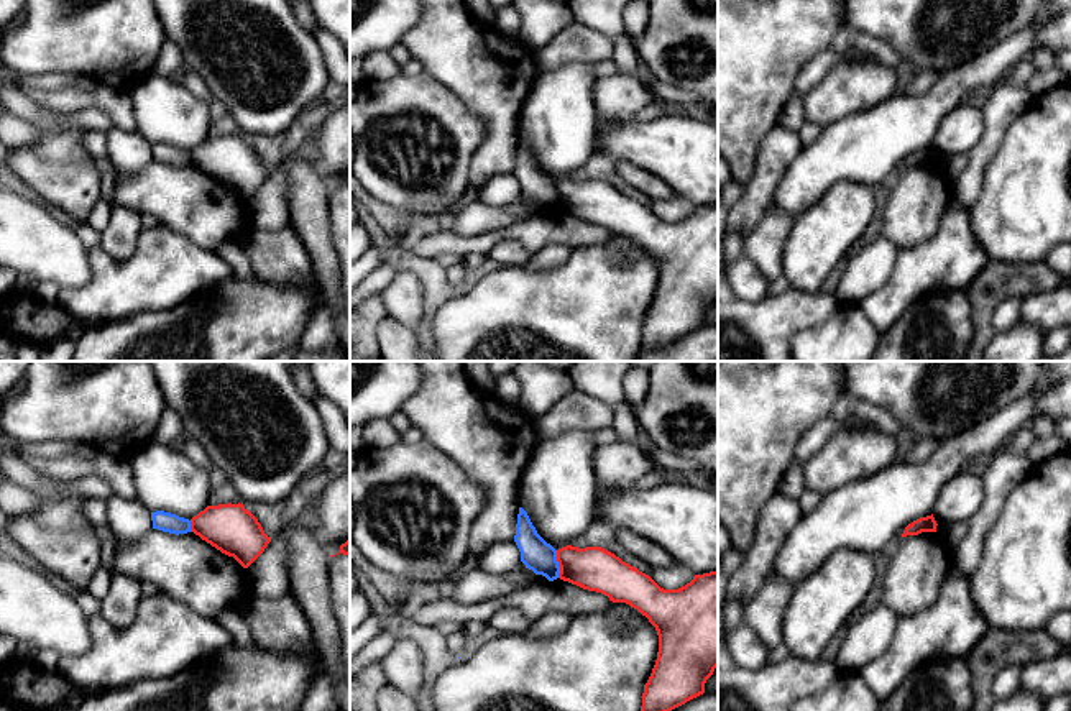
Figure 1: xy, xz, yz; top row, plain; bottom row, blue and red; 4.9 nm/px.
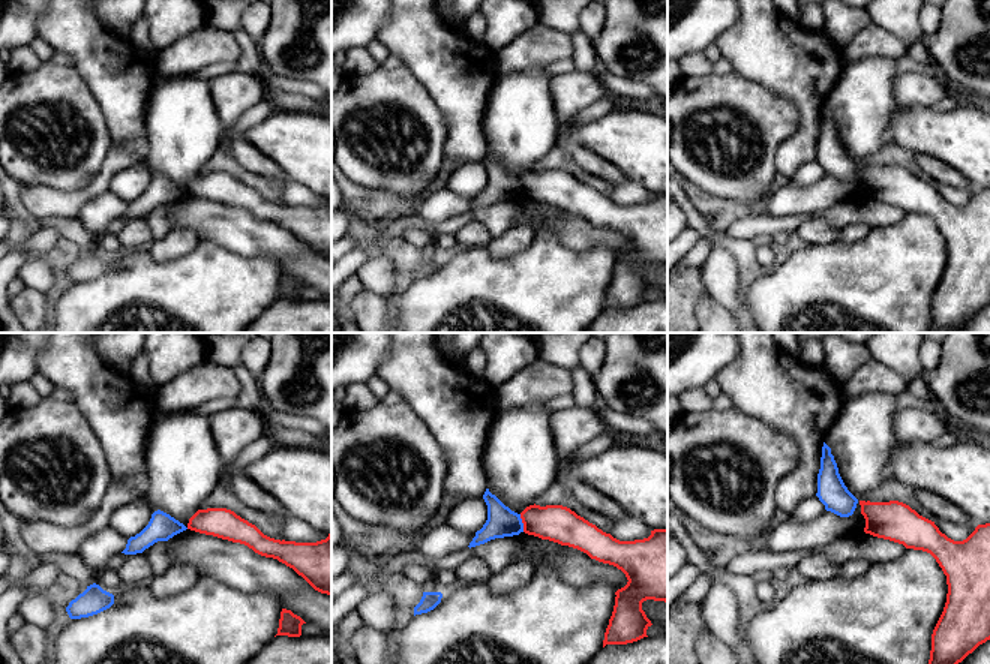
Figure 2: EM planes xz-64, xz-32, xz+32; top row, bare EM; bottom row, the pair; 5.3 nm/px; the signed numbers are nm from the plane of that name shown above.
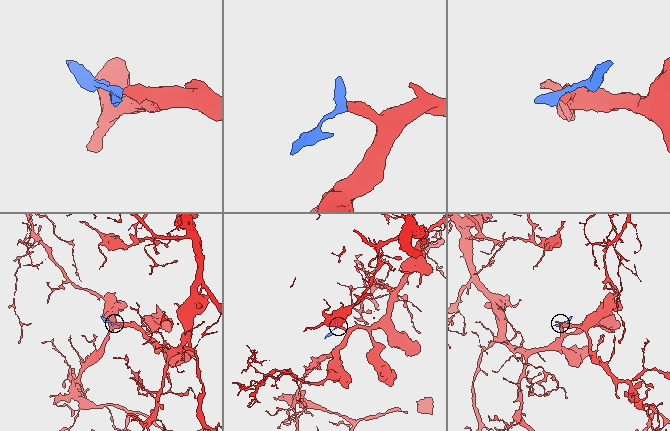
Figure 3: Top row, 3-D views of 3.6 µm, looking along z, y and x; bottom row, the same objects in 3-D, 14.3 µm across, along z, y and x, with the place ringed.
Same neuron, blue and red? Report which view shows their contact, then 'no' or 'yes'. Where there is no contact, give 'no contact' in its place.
xz | no

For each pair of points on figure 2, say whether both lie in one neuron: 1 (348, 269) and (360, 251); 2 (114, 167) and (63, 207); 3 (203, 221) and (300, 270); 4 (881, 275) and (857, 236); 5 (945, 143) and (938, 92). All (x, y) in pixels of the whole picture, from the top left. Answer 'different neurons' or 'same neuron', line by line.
1: same neuron
2: same neuron
3: same neuron
4: different neurons
5: different neurons

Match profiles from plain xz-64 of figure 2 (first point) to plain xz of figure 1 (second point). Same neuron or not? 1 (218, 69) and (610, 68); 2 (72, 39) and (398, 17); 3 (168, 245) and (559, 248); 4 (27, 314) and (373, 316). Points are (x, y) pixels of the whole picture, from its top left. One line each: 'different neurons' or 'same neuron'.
1: same neuron
2: different neurons
3: same neuron
4: different neurons

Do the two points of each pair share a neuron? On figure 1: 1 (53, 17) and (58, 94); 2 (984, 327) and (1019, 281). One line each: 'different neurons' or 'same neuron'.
1: different neurons
2: same neuron

